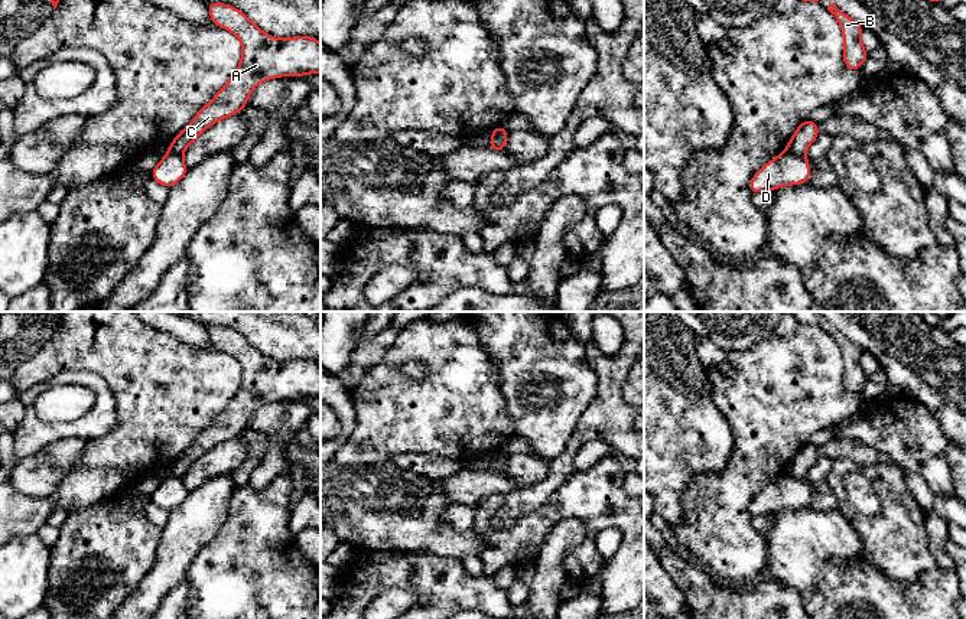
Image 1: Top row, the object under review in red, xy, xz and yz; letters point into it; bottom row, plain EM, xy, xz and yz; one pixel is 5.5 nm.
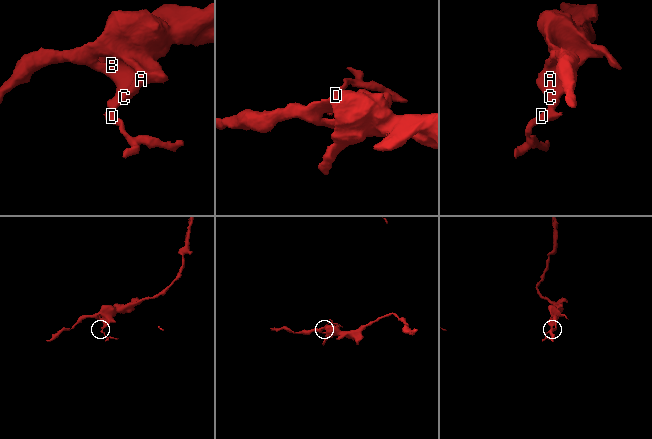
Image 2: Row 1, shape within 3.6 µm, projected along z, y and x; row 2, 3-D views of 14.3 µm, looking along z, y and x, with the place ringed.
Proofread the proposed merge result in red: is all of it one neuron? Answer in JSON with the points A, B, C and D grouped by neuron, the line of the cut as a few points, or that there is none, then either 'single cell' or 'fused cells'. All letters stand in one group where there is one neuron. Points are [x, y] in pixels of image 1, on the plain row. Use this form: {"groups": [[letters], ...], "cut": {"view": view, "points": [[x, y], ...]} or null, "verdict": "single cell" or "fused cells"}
{"groups": [["A", "B", "C"], ["D"]], "cut": {"view": "yz", "points": [[786, 472], [803, 481]]}, "verdict": "fused cells"}

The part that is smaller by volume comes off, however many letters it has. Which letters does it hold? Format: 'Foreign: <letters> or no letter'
Foreign: D

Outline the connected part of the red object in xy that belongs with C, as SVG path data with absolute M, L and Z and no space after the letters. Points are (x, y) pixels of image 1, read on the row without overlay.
M206 326L212 346L230 354L243 371L241 384L228 405L198 433L195 442L170 466L167 475L183 478L217 444L238 437L251 414L267 403L321 395L321 366L313 359L277 362L264 356L237 330Z

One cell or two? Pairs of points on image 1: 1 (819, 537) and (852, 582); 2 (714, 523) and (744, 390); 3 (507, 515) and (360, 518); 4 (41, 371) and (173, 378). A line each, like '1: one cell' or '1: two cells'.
1: one cell
2: one cell
3: two cells
4: one cell

